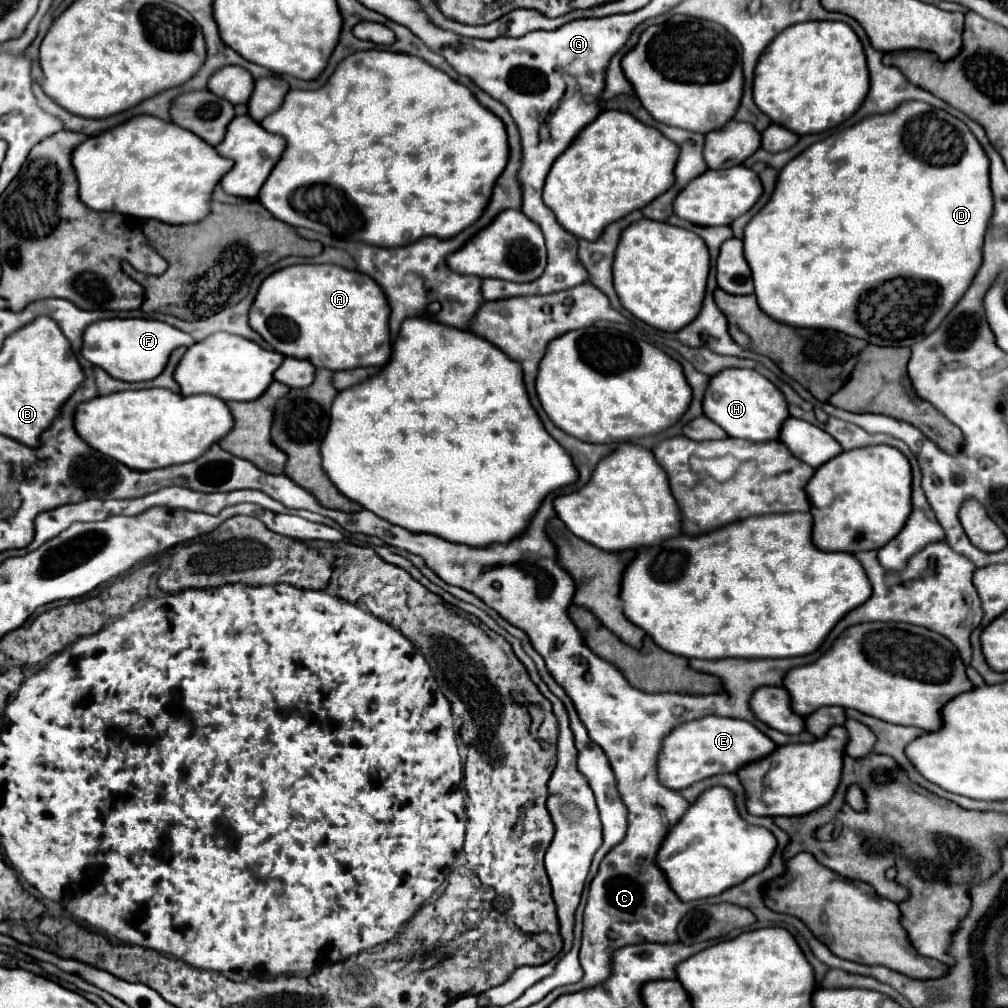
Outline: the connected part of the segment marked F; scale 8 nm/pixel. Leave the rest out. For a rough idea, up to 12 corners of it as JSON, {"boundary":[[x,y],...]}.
{"boundary":[[154,319],[94,321],[82,357],[122,381],[194,339]]}

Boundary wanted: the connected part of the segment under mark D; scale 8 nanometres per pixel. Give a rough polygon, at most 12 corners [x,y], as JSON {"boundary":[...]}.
{"boundary":[[922,101],[782,167],[760,309],[922,341],[982,263],[990,161]]}

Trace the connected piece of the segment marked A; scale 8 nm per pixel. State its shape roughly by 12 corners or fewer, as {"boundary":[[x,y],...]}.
{"boundary":[[338,265],[268,275],[250,327],[330,371],[390,359],[390,307]]}

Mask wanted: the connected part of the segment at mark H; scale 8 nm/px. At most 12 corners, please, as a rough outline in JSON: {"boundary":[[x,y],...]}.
{"boundary":[[752,369],[710,377],[702,409],[728,437],[778,439],[784,395]]}

